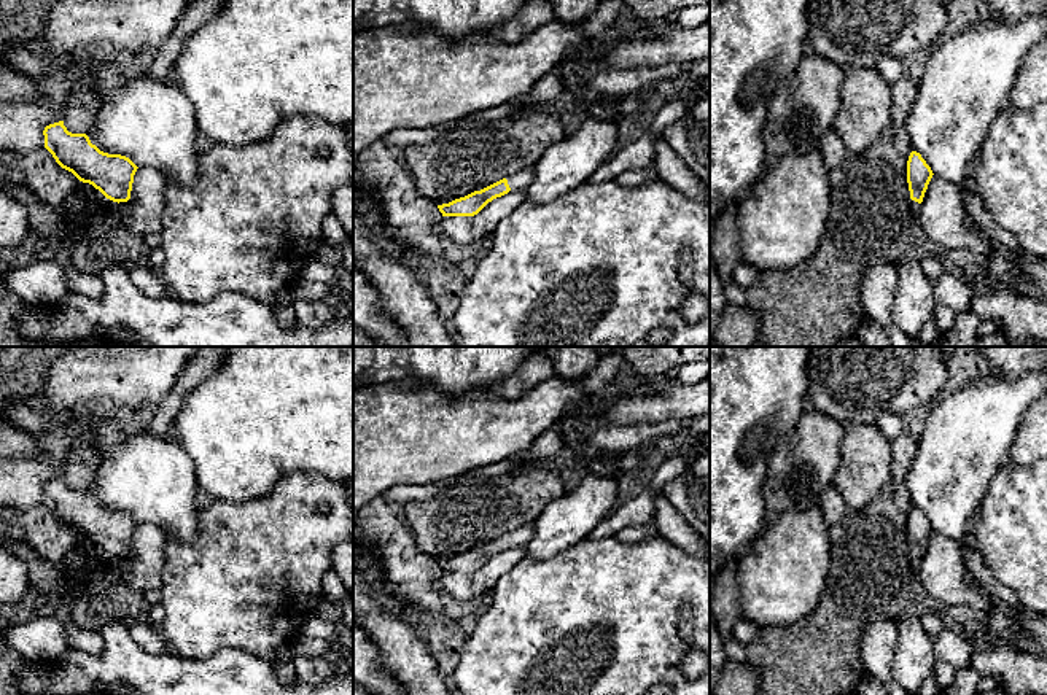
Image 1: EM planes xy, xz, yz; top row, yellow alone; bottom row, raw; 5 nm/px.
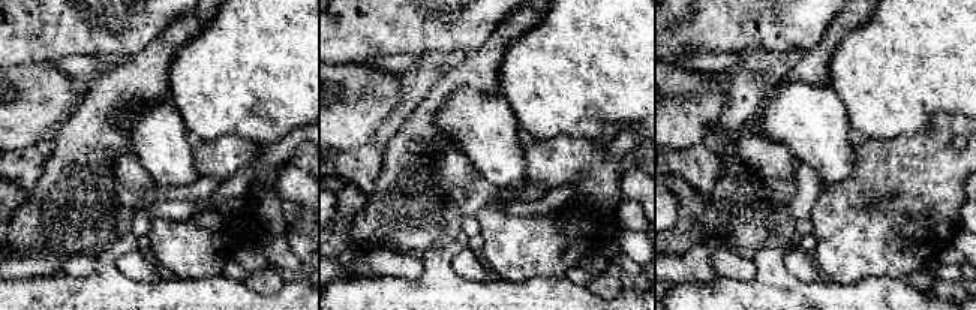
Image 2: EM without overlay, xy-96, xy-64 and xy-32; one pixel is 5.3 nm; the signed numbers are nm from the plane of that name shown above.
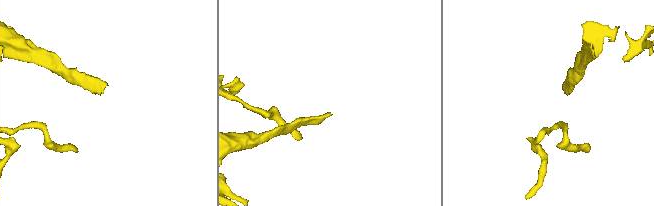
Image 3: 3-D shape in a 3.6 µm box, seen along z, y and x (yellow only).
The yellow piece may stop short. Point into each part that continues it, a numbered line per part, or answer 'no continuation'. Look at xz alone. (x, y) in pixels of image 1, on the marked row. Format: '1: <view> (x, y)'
1: xz (521, 180)

